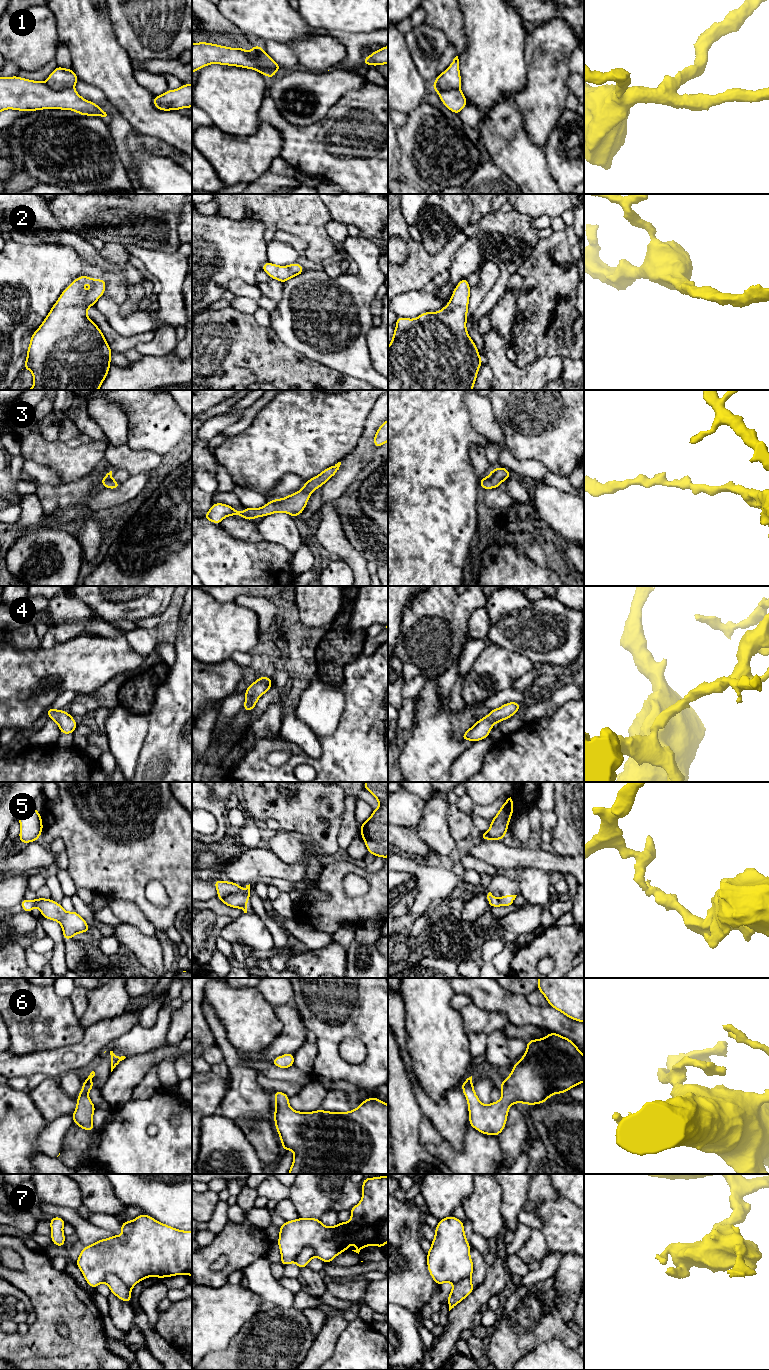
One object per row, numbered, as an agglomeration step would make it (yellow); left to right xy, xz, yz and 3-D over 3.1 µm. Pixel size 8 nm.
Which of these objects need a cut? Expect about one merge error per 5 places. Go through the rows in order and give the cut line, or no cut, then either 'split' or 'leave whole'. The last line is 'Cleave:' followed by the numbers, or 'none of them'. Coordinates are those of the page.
1: xy (48, 83), (55, 89), (73, 87) | split
2: no cut | leave whole
3: no cut | leave whole
4: no cut | leave whole
5: xz (240, 888), (220, 899) | split
6: no cut | leave whole
7: xy (104, 1277), (108, 1274), (114, 1274), (129, 1289) | split
Cleave: 1, 5, 7

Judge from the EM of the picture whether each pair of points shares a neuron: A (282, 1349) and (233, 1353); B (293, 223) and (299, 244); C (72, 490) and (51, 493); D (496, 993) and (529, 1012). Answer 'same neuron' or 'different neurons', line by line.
A: same neuron
B: different neurons
C: same neuron
D: same neuron

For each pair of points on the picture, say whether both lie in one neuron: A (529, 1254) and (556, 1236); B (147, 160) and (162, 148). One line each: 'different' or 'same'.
A: different
B: different

